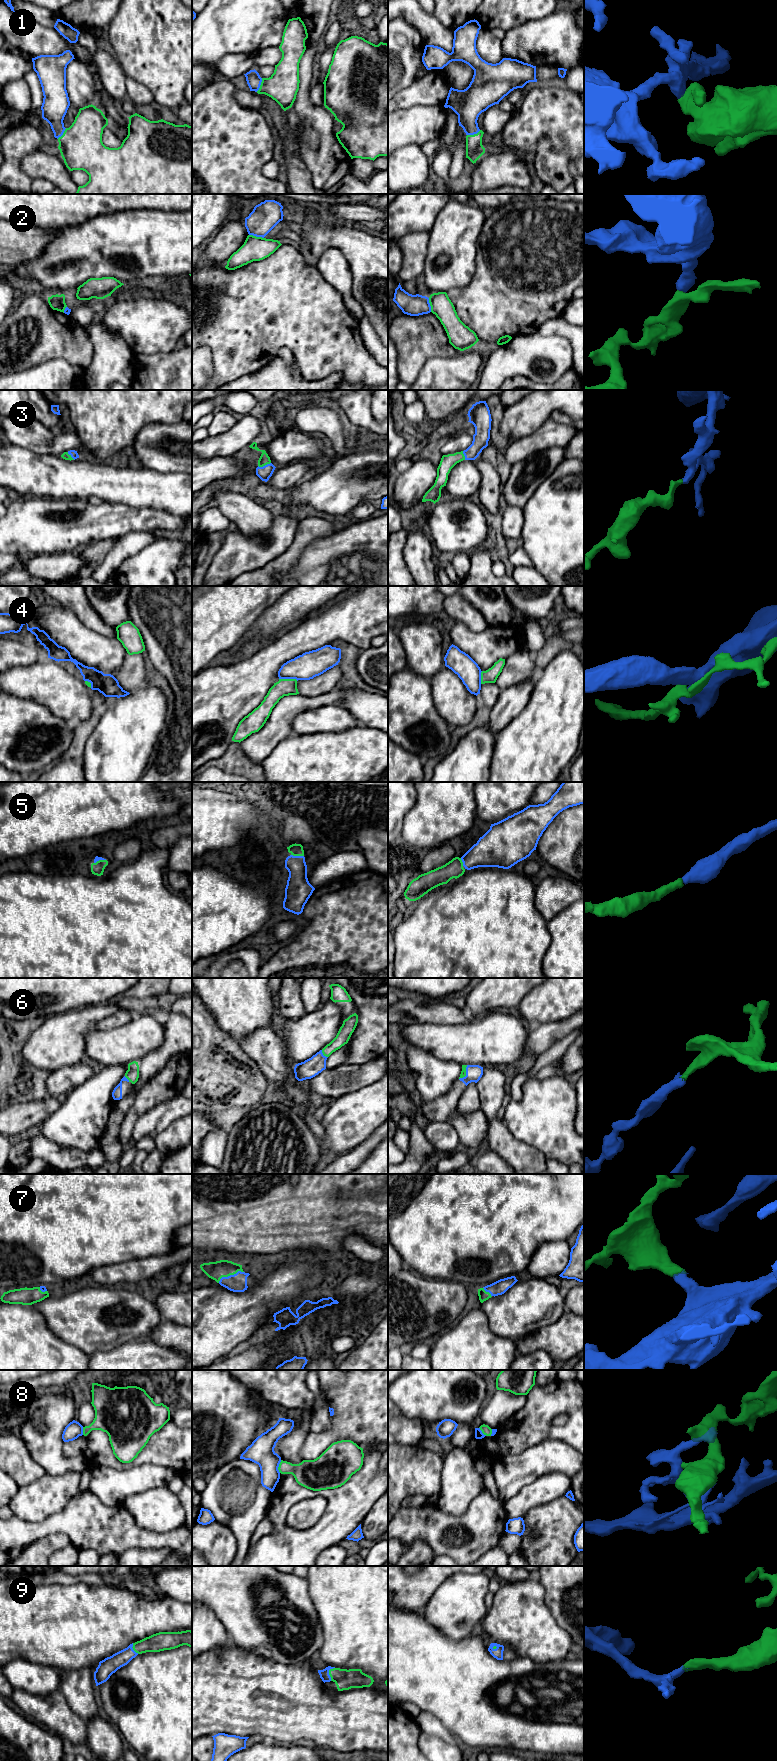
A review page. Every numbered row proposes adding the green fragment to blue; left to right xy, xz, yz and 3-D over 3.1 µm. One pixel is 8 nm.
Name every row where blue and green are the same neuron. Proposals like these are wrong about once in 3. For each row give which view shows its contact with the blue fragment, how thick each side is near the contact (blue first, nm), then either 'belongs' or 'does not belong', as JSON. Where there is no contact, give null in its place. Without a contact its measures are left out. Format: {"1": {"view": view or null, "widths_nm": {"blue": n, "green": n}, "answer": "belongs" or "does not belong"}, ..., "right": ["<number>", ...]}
{"1": {"view": "xz", "widths_nm": {"blue": 120, "green": 260}, "answer": "belongs"}, "2": {"view": "xz", "widths_nm": {"blue": 220, "green": 190}, "answer": "does not belong"}, "3": {"view": "xz", "widths_nm": {"blue": 110, "green": 90}, "answer": "belongs"}, "4": {"view": "xz", "widths_nm": {"blue": 220, "green": 140}, "answer": "does not belong"}, "5": {"view": "xz", "widths_nm": {"blue": 190, "green": 100}, "answer": "belongs"}, "6": {"view": "yz", "widths_nm": {"blue": 130, "green": 50}, "answer": "belongs"}, "7": {"view": "xz", "widths_nm": {"blue": 140, "green": 140}, "answer": "belongs"}, "8": {"view": "xz", "widths_nm": {"blue": 200, "green": 220}, "answer": "does not belong"}, "9": {"view": "xz", "widths_nm": {"blue": 80, "green": 160}, "answer": "belongs"}, "right": ["1", "3", "5", "6", "7", "9"]}

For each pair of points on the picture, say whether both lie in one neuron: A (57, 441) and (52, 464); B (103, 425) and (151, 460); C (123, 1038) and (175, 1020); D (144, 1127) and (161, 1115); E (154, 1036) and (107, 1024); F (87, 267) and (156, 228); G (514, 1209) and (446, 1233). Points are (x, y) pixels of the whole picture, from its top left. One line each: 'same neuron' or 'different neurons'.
A: different neurons
B: different neurons
C: different neurons
D: same neuron
E: different neurons
F: same neuron
G: same neuron

